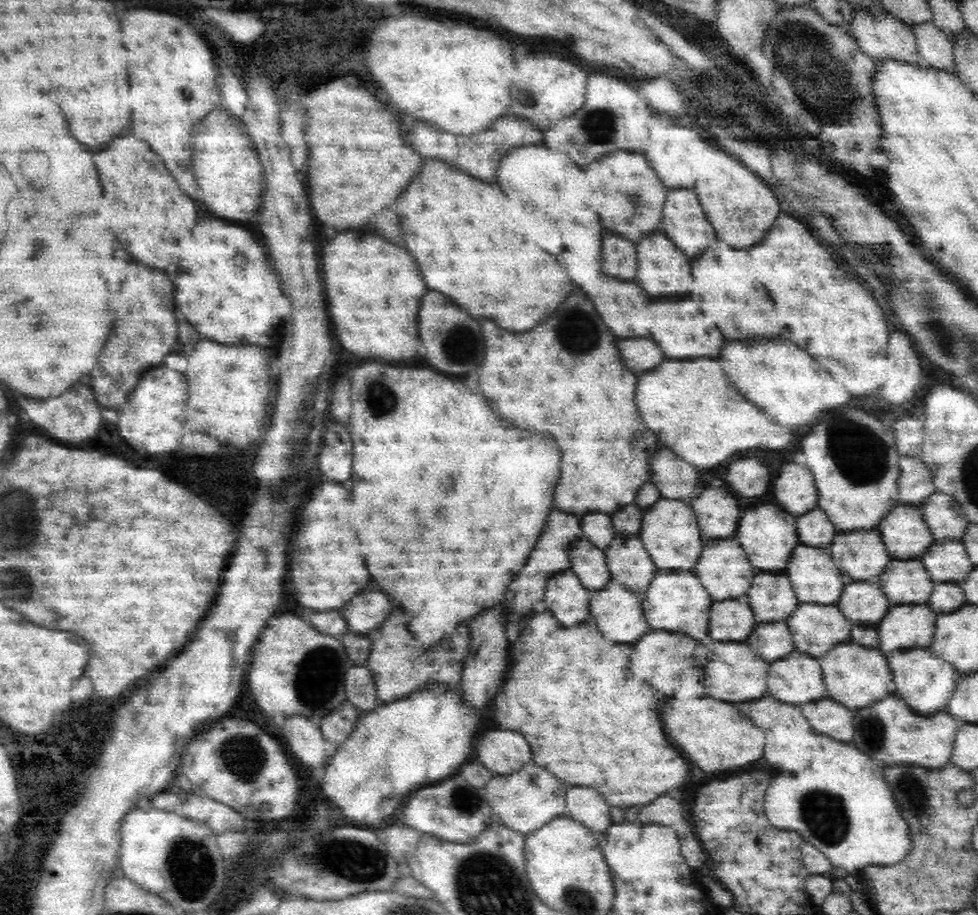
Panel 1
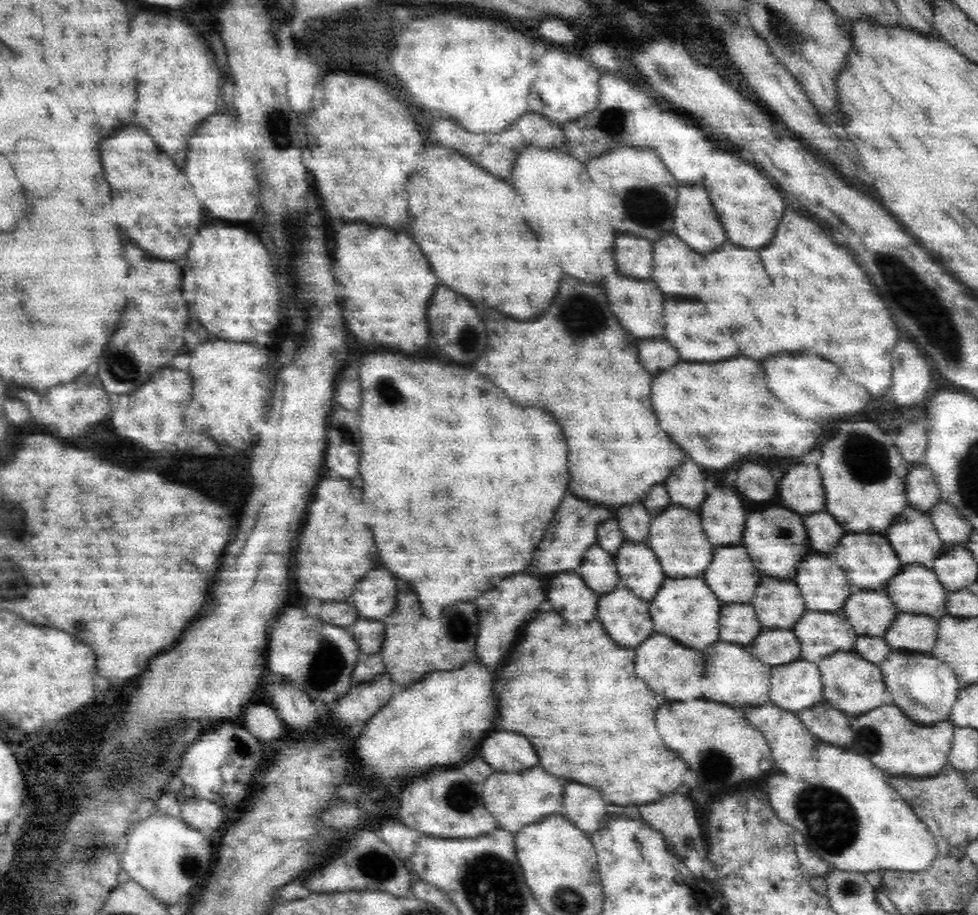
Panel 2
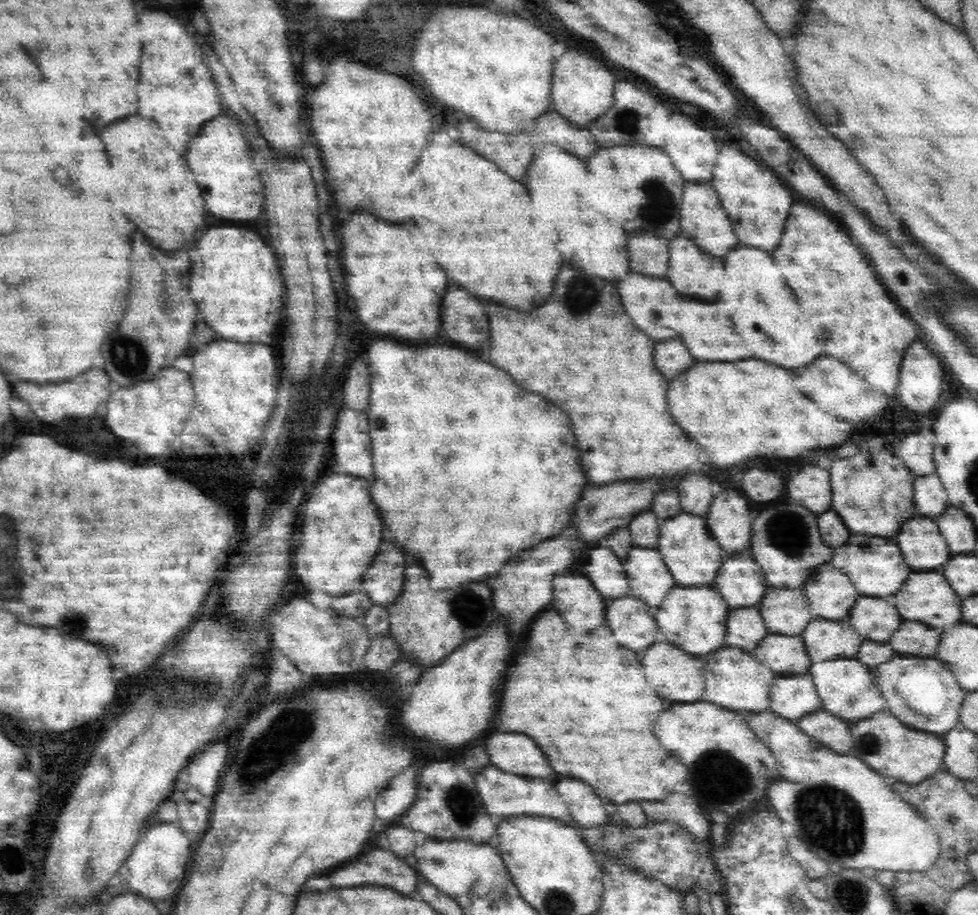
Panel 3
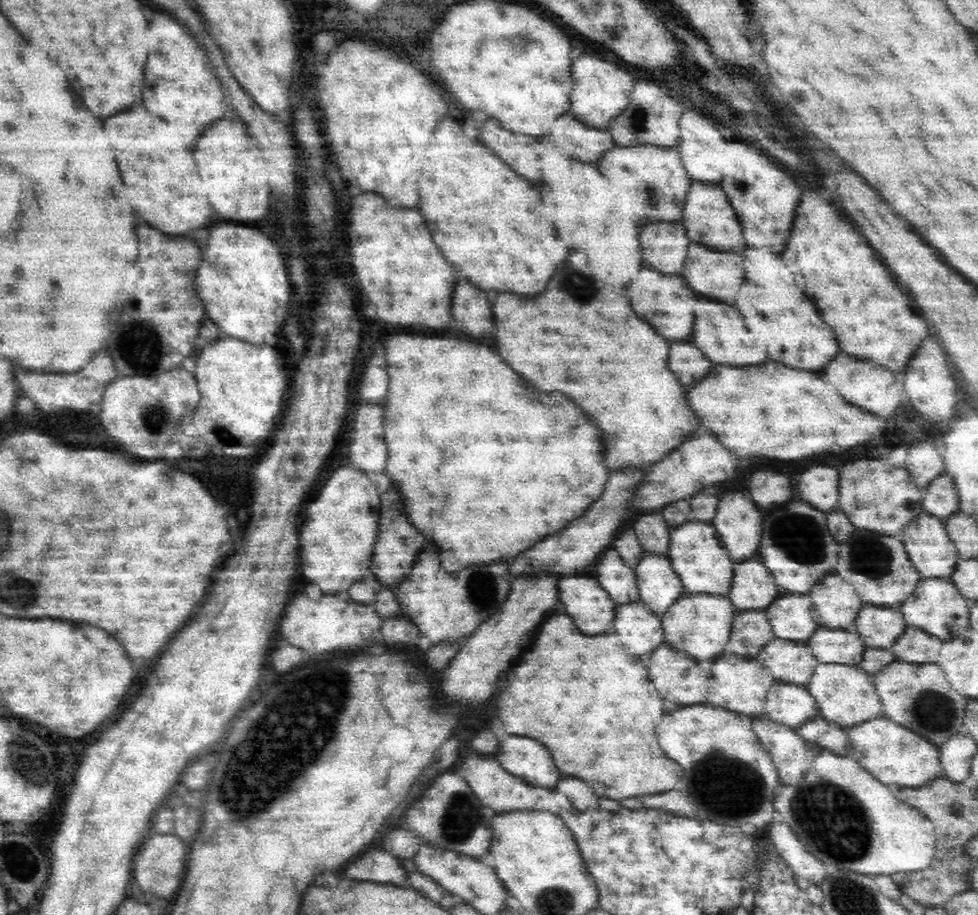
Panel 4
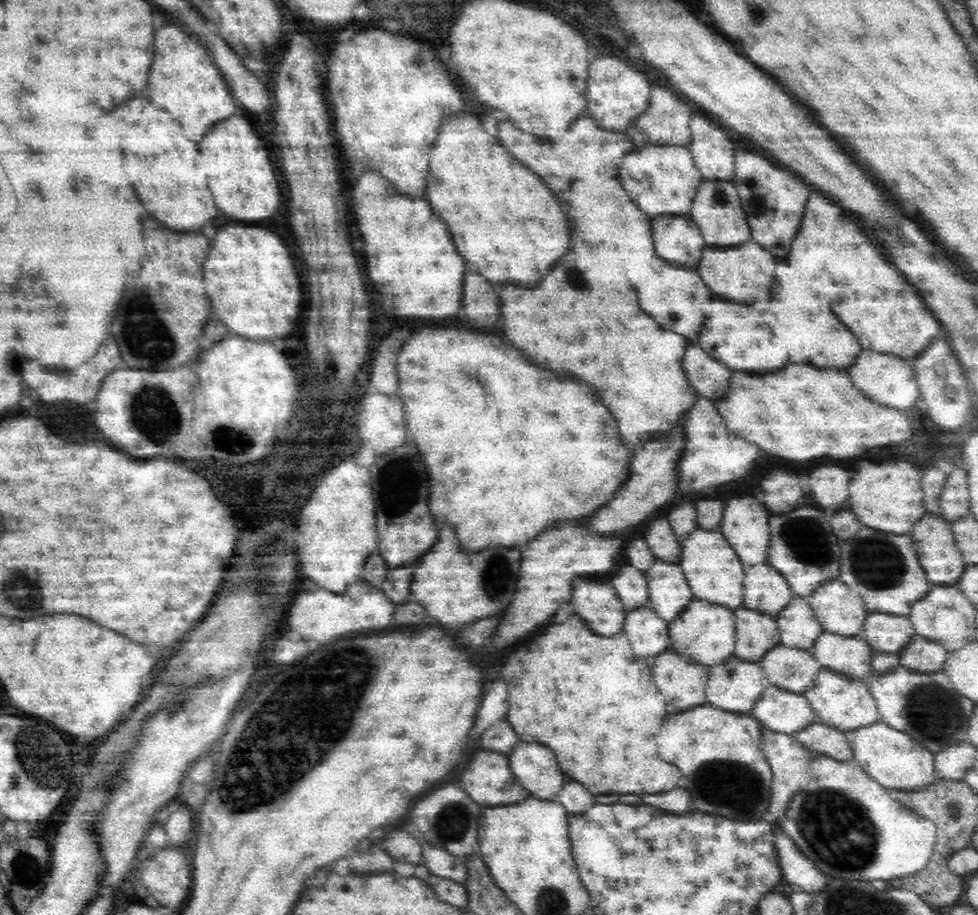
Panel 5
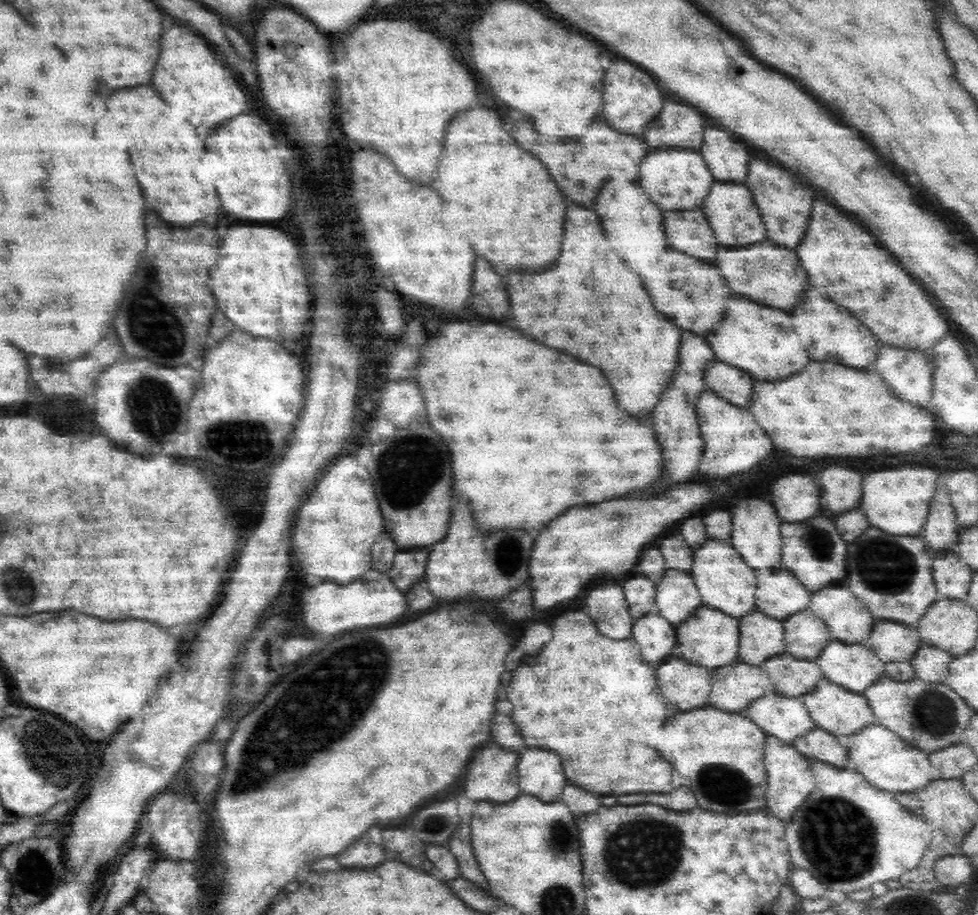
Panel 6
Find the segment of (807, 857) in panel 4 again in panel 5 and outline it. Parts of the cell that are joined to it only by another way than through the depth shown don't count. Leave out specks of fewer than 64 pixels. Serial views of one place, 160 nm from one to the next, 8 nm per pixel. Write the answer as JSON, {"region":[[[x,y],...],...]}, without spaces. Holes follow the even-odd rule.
{"region":[[[782,835],[782,838],[777,840],[777,849],[778,854],[782,854],[780,859],[783,878],[796,892],[814,896],[826,888],[829,883],[827,876],[818,872],[818,869],[798,852],[790,838]]]}

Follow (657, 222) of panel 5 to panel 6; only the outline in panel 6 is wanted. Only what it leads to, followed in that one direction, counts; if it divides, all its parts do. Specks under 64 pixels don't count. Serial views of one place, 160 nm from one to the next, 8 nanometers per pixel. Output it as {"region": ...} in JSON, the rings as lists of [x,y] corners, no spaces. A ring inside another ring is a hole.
{"region":[[[703,207],[668,210],[665,223],[670,244],[688,254],[714,261],[722,248]]]}

